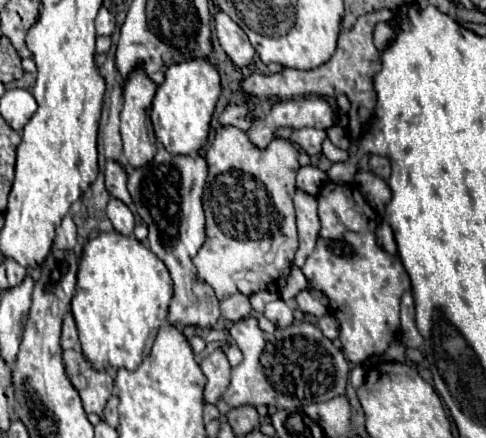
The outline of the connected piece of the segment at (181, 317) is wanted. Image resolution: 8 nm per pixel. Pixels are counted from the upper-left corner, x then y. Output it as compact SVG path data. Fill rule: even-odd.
M162 146L152 162L132 170L128 176L128 192L138 216L148 224L148 248L166 264L174 282L174 296L170 302L170 324L210 326L220 318L220 306L214 290L198 280L192 258L204 244L204 210L202 192L208 164L202 156L172 156Z

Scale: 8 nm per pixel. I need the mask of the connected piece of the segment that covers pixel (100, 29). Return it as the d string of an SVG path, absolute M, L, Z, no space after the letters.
M100 8L98 16L96 16L96 32L98 34L104 34L104 36L110 36L114 32L116 24L114 24L114 16L108 12L108 8Z

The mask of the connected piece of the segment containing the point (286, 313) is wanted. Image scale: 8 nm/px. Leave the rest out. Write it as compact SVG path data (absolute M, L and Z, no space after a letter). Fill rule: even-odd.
M278 298L278 300L274 300L274 302L268 302L266 308L264 308L264 316L266 316L268 320L272 320L280 330L286 328L286 326L290 326L292 320L294 320L292 308L290 308L282 298Z

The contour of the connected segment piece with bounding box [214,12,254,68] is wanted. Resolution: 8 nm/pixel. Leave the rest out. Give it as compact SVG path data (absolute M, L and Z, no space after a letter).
M218 12L214 16L214 24L216 24L218 40L224 48L224 52L228 54L228 58L238 68L248 66L252 62L252 56L254 56L254 46L250 44L246 32L224 12Z

